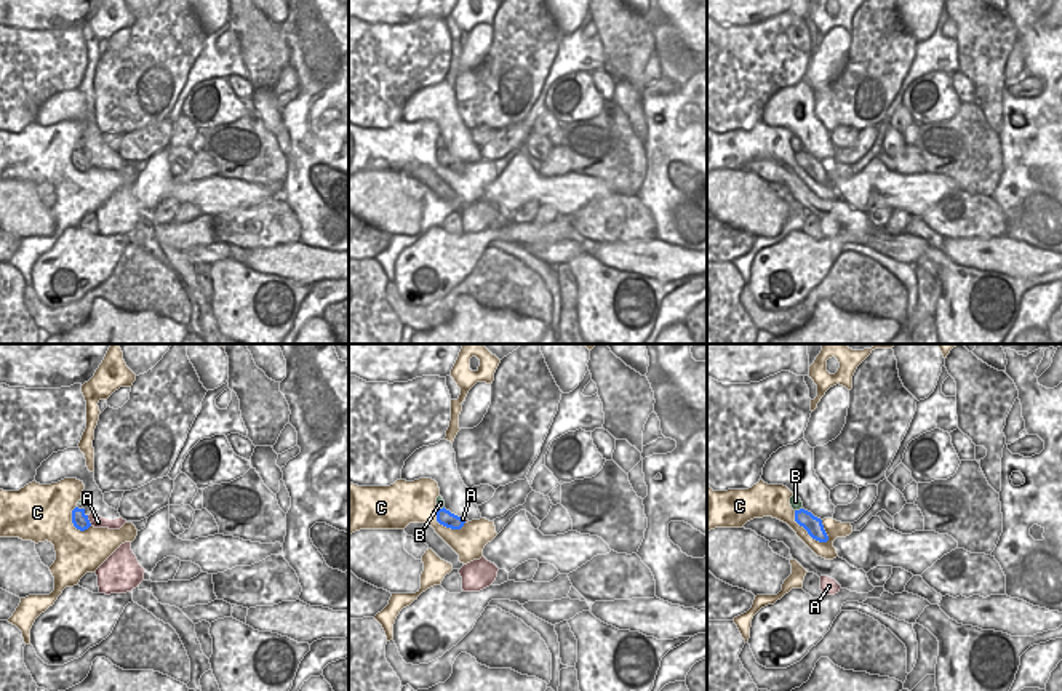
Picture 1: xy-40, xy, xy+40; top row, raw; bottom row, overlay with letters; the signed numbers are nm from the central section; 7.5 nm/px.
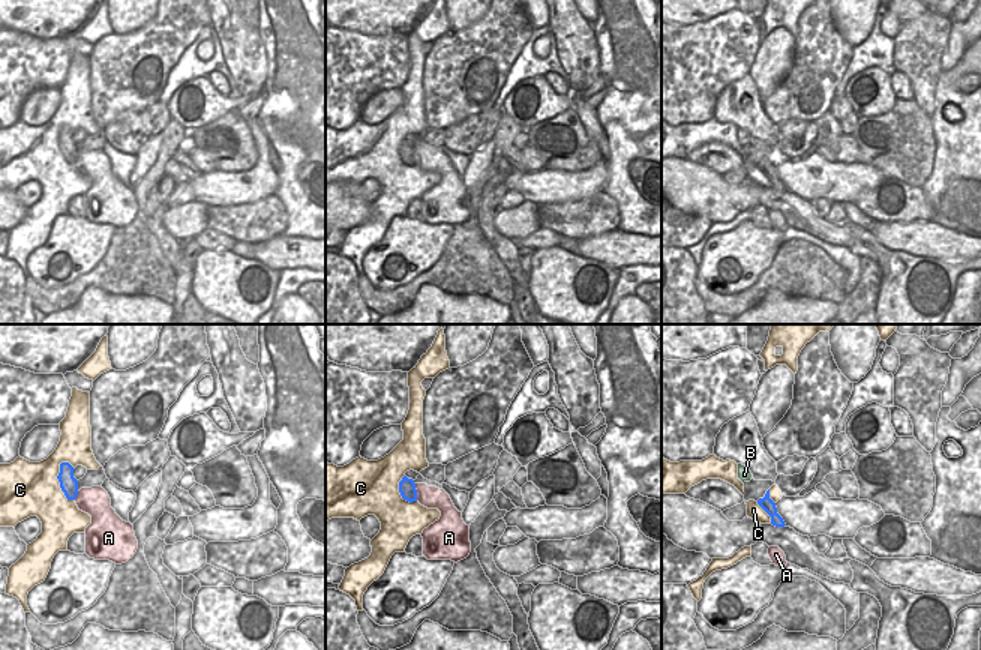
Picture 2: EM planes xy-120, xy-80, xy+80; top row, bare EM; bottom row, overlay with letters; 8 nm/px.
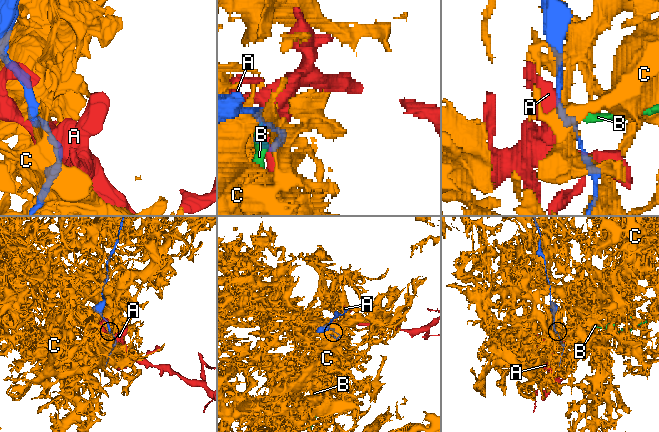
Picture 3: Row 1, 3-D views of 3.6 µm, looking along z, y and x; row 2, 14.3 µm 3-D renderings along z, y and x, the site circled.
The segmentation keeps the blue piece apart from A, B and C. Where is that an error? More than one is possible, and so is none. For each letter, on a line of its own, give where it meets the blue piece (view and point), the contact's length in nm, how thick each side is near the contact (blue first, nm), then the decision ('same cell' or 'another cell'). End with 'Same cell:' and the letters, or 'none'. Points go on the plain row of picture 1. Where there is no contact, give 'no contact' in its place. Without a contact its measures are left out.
A: contact xy-40 (88, 162); length 90 nm; calibres 120 and 100 nm; another cell
B: contact xy (440, 151); length 70 nm; calibres 120 and 70 nm; another cell
C: contact xy+40 (808, 175); length 360 nm; calibres 140 and 140 nm; another cell
Same cell: none

